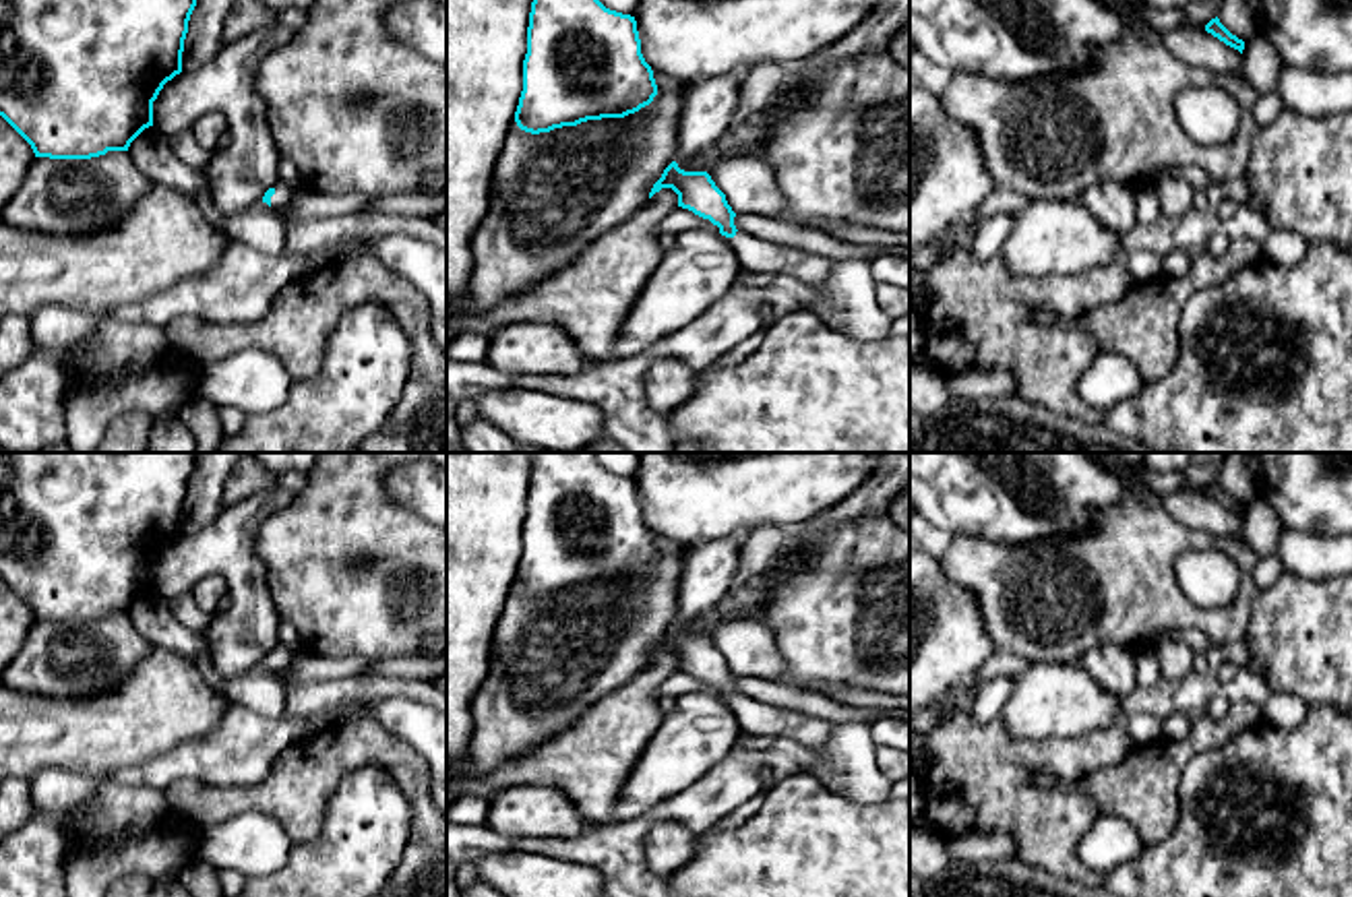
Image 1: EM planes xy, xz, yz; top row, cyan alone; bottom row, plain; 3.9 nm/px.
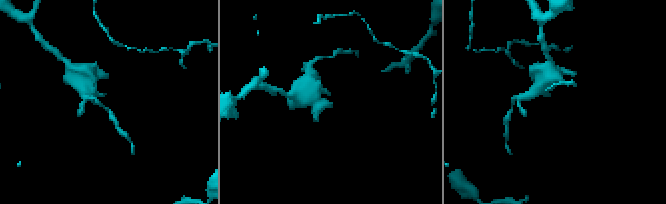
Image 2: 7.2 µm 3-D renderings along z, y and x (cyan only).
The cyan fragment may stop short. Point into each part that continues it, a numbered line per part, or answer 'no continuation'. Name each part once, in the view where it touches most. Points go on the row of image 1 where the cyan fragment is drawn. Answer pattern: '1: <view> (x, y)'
1: xy (284, 193)

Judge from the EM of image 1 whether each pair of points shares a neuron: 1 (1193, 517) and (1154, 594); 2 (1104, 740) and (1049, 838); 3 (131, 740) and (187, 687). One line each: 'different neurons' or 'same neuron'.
1: different neurons
2: same neuron
3: same neuron

